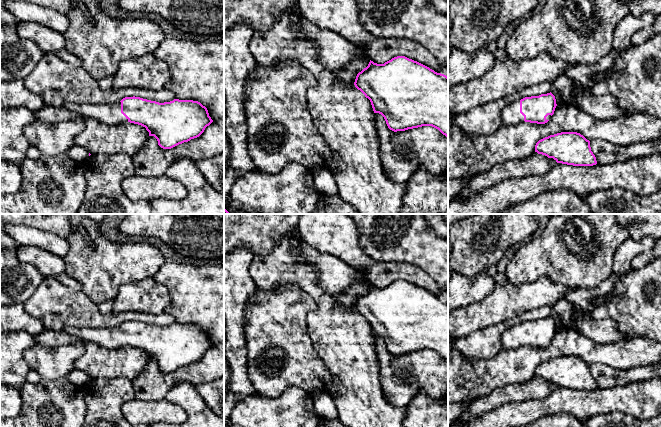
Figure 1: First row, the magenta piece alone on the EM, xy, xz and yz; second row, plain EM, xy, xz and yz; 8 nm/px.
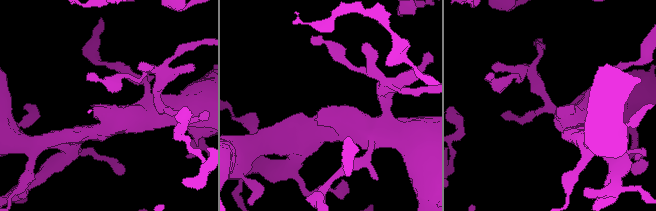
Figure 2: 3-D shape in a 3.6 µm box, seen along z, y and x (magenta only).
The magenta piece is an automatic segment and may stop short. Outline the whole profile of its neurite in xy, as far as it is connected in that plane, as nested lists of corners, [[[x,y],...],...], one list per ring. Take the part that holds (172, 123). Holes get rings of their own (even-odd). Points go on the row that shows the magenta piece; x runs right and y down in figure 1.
[[[125,97],[112,104],[80,104],[68,102],[63,107],[82,118],[105,124],[130,122],[141,125],[154,136],[163,149],[199,137],[213,120],[198,101],[174,99],[159,103],[140,97]]]

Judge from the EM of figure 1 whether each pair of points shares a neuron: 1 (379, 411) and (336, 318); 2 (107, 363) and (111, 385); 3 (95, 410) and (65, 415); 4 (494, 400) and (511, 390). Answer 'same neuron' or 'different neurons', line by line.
1: same neuron
2: different neurons
3: different neurons
4: same neuron

